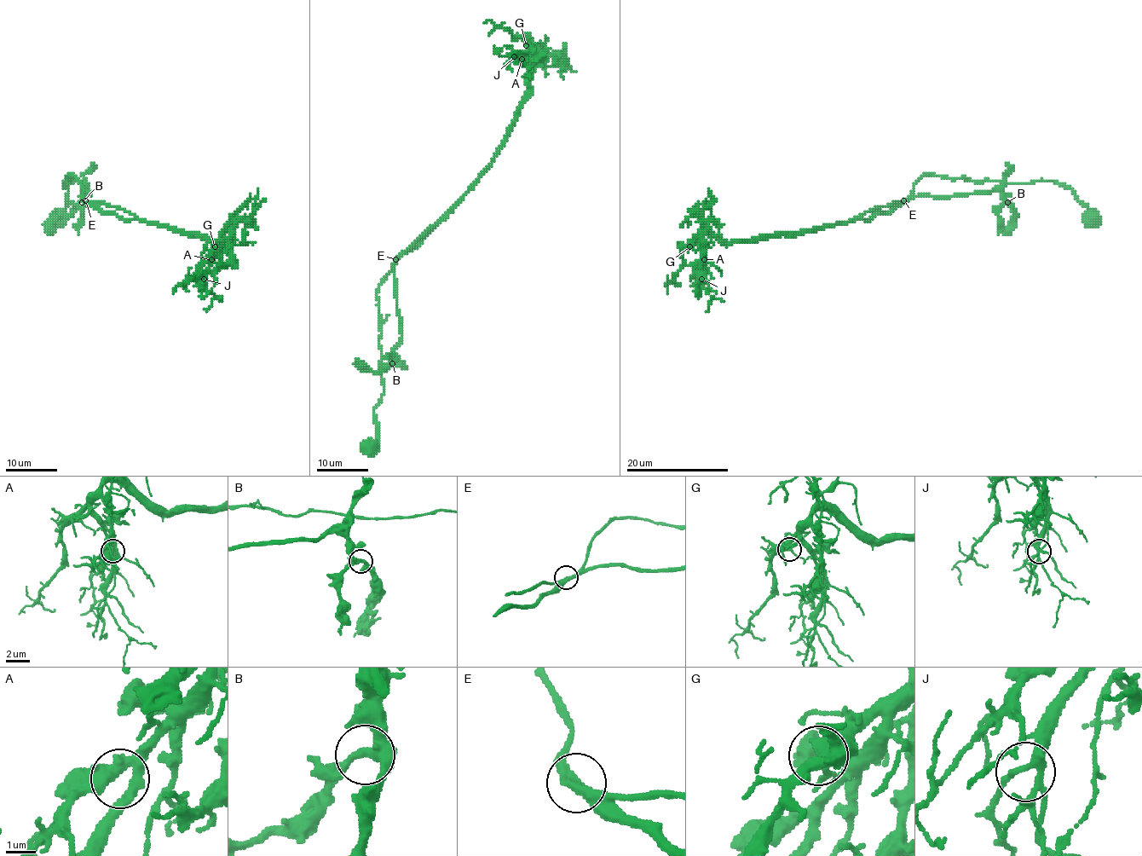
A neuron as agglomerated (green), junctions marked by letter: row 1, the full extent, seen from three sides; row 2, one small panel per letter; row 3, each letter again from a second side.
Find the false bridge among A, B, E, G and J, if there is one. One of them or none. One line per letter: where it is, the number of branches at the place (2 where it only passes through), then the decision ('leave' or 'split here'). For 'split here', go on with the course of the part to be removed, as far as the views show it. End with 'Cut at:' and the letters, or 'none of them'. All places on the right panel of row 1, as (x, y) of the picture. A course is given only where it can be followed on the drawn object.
A: at (704, 259); 3 branches meet; leave
B: at (1007, 202); 2 branches meet; leave
E: at (903, 200); 2 branches meet; leave
G: at (689, 246); 2 branches meet; leave
J: at (701, 279); 3 branches meet; leave
Cut at: none of them

